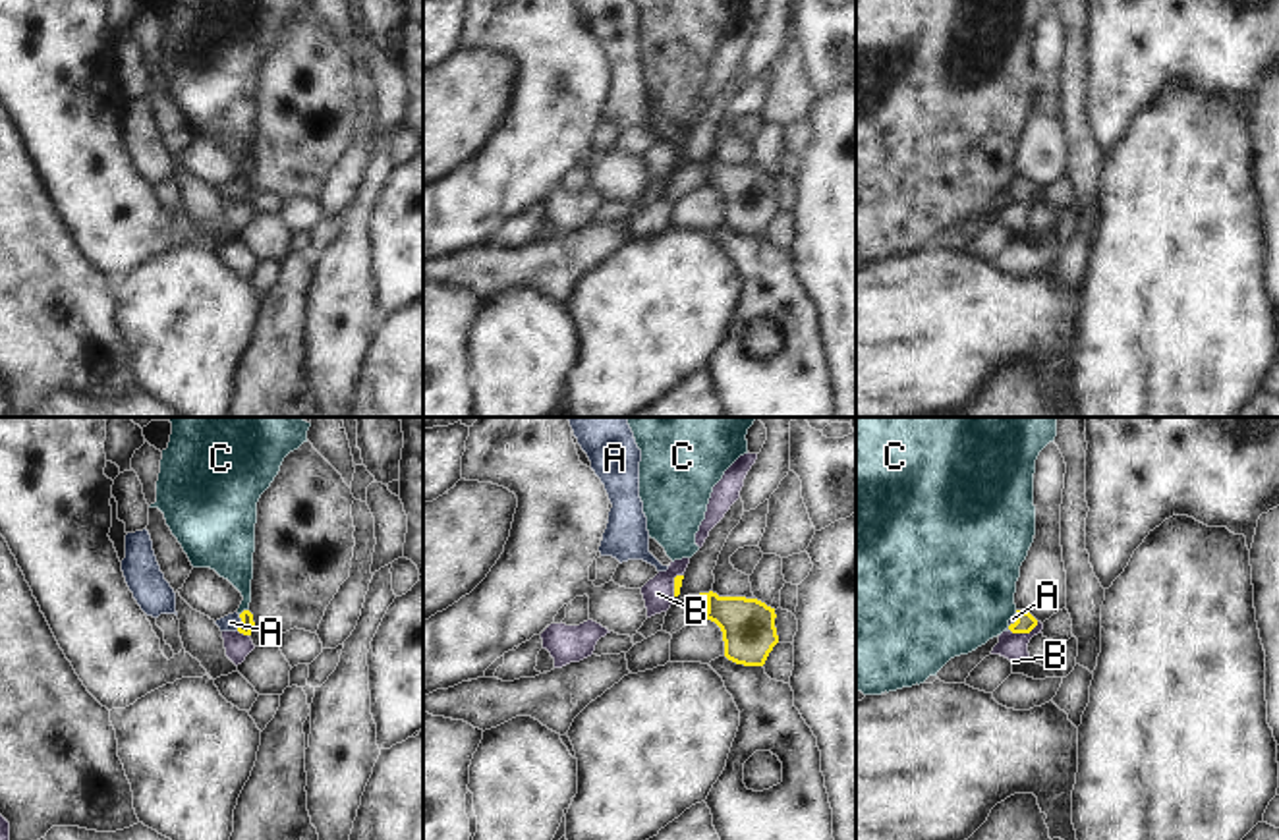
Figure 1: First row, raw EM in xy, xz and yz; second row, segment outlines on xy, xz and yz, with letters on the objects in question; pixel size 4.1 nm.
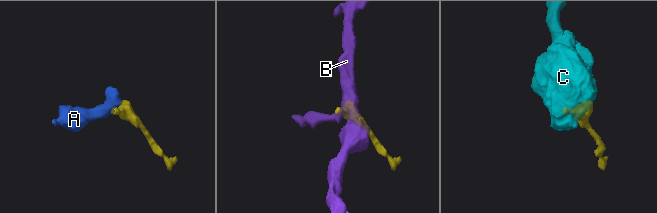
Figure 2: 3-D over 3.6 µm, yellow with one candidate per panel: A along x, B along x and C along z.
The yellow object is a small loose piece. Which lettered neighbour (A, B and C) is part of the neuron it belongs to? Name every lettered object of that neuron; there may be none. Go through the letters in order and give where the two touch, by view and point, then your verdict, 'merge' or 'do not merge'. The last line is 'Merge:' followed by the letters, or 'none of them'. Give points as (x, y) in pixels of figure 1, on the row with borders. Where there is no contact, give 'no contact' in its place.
A: xy (240, 622) | merge
B: yz (1024, 632) | do not merge
C: xy (244, 611) | do not merge
Merge: A

